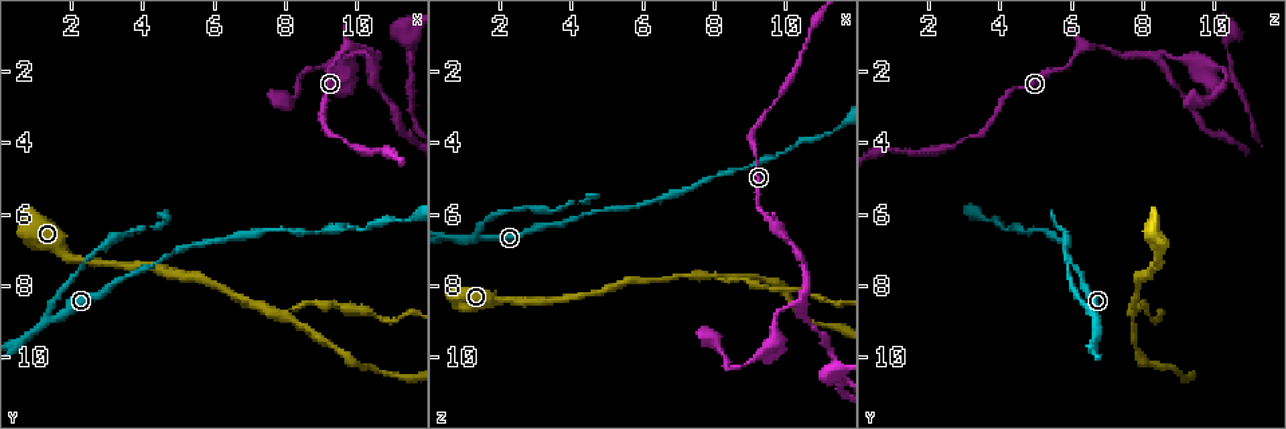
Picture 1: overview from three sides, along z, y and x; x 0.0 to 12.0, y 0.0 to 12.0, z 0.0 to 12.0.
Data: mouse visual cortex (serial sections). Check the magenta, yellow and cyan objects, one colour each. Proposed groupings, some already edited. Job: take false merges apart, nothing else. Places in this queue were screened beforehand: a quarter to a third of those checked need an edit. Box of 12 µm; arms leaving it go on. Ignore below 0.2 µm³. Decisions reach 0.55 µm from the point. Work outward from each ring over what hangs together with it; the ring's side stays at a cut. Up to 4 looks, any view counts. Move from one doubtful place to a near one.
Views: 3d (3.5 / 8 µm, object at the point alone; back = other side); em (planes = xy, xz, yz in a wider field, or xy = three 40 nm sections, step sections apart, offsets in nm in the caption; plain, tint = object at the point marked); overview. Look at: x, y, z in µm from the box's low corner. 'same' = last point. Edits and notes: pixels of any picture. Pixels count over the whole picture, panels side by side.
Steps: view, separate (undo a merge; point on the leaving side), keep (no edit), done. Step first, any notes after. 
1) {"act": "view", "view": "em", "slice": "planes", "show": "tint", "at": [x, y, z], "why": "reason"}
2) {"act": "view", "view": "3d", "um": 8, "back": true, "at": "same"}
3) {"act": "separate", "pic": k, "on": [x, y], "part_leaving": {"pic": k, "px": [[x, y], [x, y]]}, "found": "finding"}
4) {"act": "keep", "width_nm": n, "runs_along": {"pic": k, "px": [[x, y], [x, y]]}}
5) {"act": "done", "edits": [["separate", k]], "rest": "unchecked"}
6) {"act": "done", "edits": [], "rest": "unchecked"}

{"act": "view", "view": "3d", "um": 3.5, "at": [10.5, 1.6, 8.4], "why": "three-way junction"}

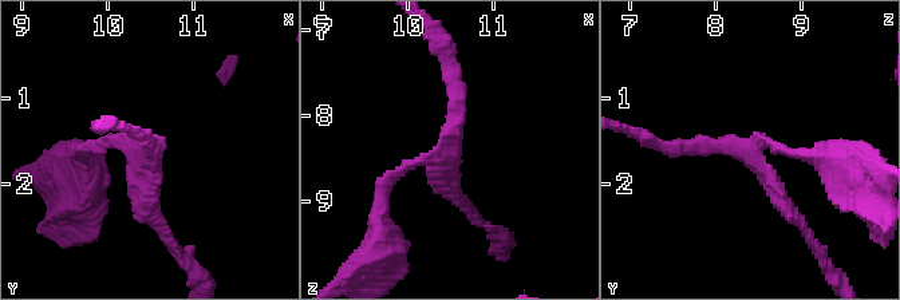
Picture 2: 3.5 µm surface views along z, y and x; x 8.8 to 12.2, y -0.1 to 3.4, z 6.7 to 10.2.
{"act": "keep", "runs_along": {"pic": 2, "px": [[662, 146], [769, 142], [800, 154]]}, "found": "one cell here"}

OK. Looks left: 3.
{"act": "view", "view": "3d", "um": 3.5, "back": true, "at": [7.8, 8.8, 7.8], "why": "two arms in line, one across"}

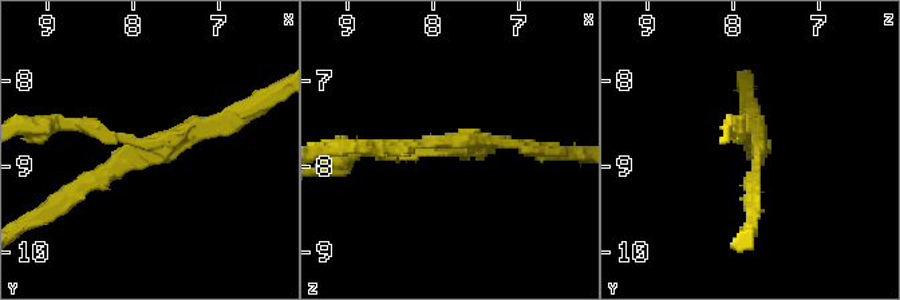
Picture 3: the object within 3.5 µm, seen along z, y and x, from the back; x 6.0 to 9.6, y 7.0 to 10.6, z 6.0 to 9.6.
{"act": "view", "view": "em", "slice": "xy", "step": 3, "show": "tint", "at": [7.90, 8.75, 7.75]}

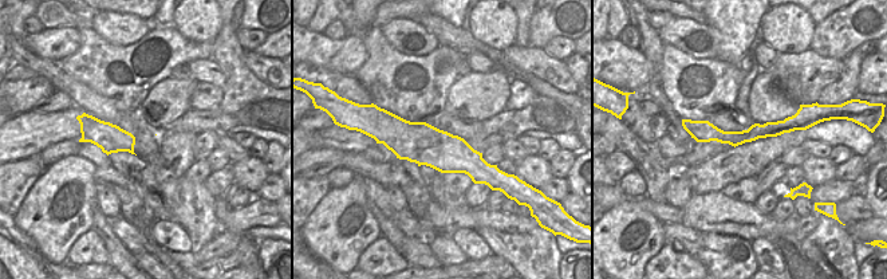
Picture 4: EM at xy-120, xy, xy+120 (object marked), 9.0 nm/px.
{"act": "separate", "pic": 3, "on": [91, 123], "arms": 3, "part_leaving": {"pic": 3, "px": [[133, 142], [91, 126], [39, 126]]}, "found": "a second cell is stuck on"}

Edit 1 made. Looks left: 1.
{"act": "done", "edits": [["separate", 3]], "rest": "unchecked"}

